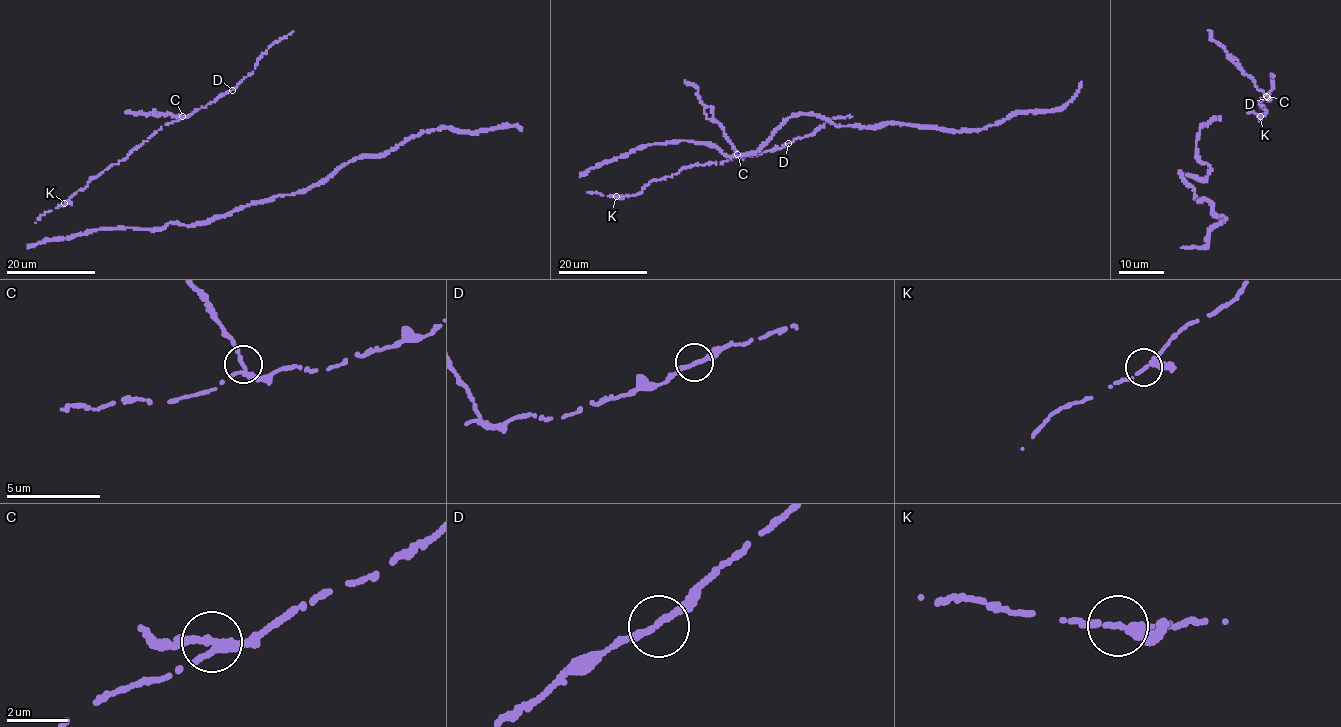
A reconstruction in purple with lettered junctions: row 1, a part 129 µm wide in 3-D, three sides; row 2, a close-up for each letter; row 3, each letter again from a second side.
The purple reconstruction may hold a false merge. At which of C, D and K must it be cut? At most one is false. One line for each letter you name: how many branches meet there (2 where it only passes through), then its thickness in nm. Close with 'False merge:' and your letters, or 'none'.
C: 3 | 220 nm
False merge: C

